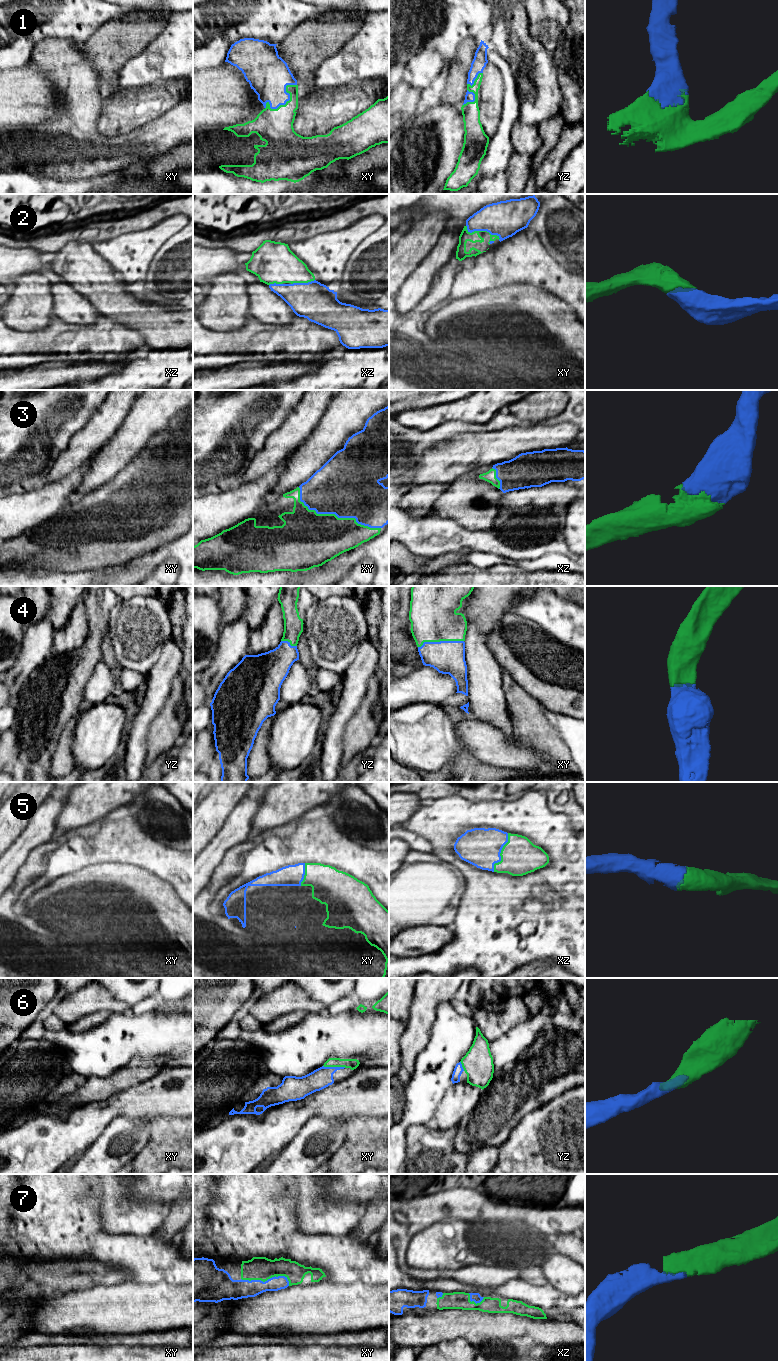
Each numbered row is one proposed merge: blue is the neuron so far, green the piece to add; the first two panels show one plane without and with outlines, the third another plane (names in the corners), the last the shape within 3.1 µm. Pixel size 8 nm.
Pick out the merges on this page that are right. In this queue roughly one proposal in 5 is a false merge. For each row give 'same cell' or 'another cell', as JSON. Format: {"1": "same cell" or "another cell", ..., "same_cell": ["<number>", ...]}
{"1": "same cell", "2": "same cell", "3": "same cell", "4": "same cell", "5": "same cell", "6": "same cell", "7": "same cell", "same_cell": ["1", "2", "3", "4", "5", "6", "7"]}

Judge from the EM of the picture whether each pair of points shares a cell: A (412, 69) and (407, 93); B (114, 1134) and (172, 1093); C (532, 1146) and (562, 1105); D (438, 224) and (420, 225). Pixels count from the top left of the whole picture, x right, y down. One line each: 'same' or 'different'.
A: different
B: different
C: same
D: same

